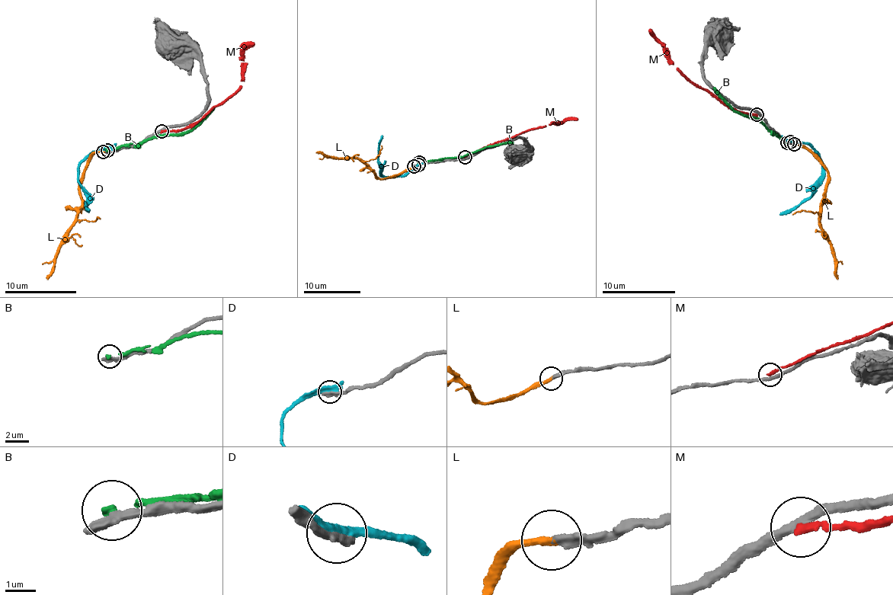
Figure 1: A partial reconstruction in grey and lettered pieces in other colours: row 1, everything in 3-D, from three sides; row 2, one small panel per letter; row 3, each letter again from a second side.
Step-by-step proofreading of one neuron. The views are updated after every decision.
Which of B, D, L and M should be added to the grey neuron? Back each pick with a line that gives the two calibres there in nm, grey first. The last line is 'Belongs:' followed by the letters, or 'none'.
L: 280/260 nm
Belongs: L

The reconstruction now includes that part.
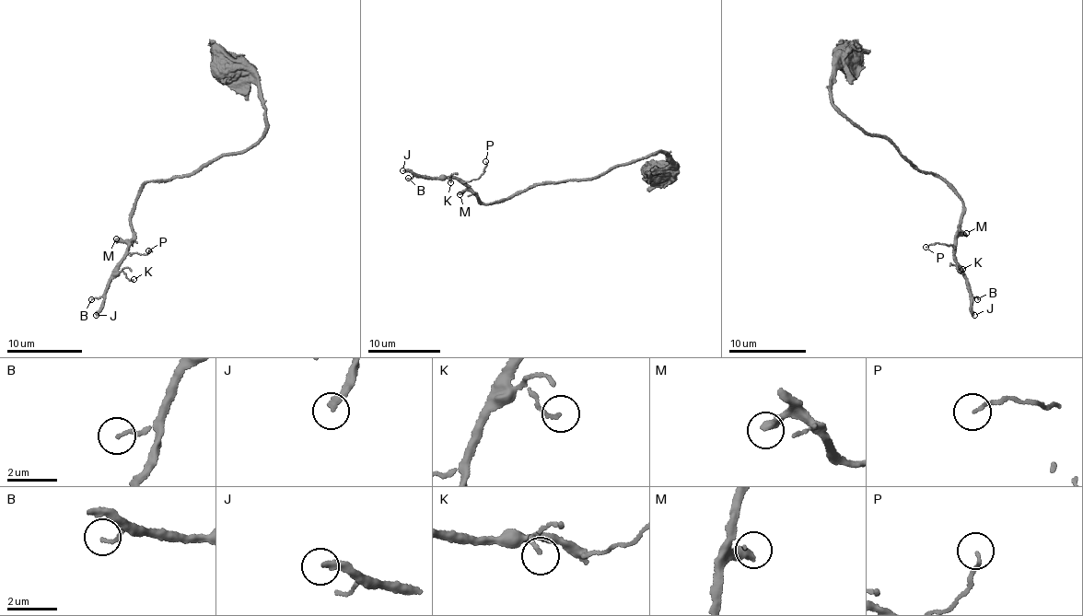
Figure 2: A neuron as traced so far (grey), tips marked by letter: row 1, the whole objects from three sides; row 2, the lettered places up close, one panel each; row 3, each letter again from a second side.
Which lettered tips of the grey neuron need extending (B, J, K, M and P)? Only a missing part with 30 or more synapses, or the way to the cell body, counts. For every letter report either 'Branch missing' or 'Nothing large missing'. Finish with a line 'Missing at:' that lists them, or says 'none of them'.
B: Nothing large missing
J: Branch missing
K: Nothing large missing
M: Nothing large missing
P: Nothing large missing
Missing at: J

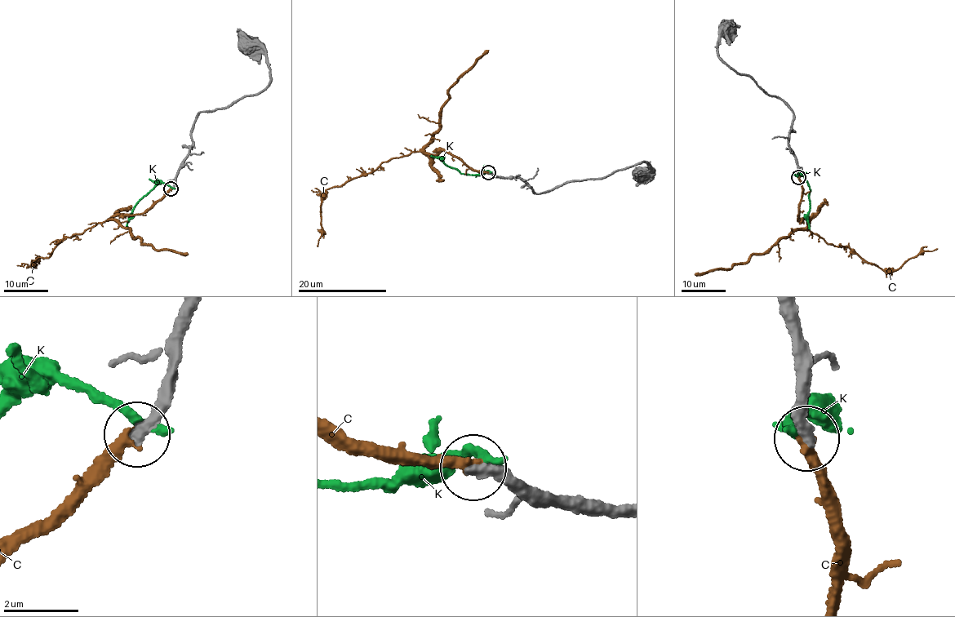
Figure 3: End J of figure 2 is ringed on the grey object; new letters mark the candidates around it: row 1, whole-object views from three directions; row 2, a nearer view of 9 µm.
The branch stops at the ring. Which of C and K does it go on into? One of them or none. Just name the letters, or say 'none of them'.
C

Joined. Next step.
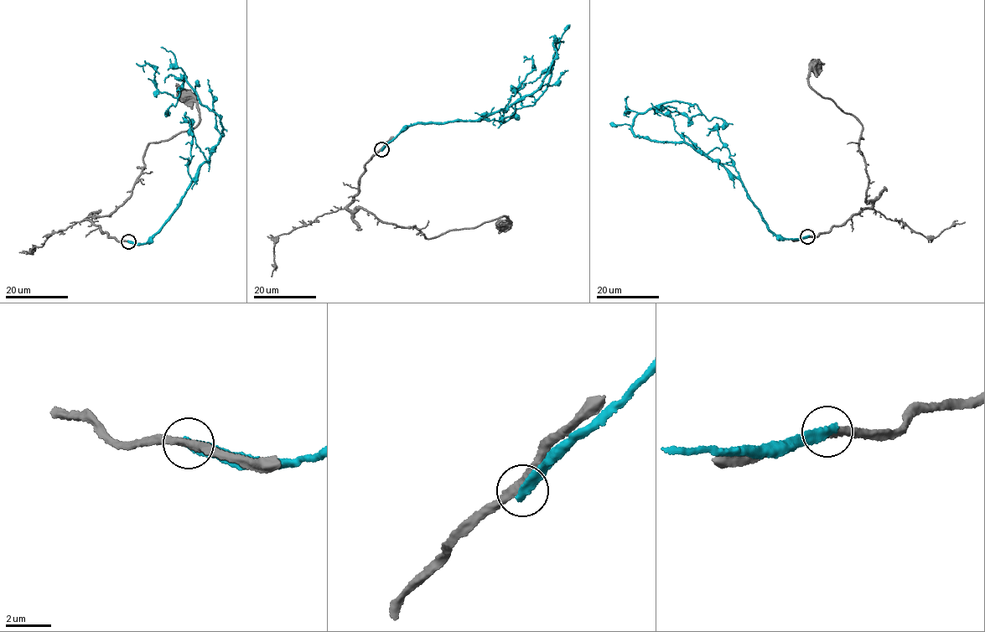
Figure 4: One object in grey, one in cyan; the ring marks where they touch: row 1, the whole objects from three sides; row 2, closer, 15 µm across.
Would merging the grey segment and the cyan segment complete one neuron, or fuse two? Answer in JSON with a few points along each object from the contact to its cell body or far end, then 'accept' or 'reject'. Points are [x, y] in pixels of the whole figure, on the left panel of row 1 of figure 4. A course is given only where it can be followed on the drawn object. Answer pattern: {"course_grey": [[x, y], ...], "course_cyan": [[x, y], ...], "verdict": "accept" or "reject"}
{"course_grey": [[127, 241], [109, 237], [85, 219], [106, 215], [130, 196], [150, 142], [198, 125], [197, 104], [184, 95]], "course_cyan": [[128, 241], [159, 231], [223, 136], [185, 75], [177, 97], [136, 63]], "verdict": "reject"}

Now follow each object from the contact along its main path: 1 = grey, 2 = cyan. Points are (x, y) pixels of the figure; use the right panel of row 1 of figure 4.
1: (808, 236), (825, 233), (872, 202), (865, 200), (868, 180), (859, 147), (860, 122), (809, 85), (815, 67)
2: (807, 235), (769, 230), (718, 160), (632, 130), (665, 102), (696, 104), (690, 119), (655, 111)

